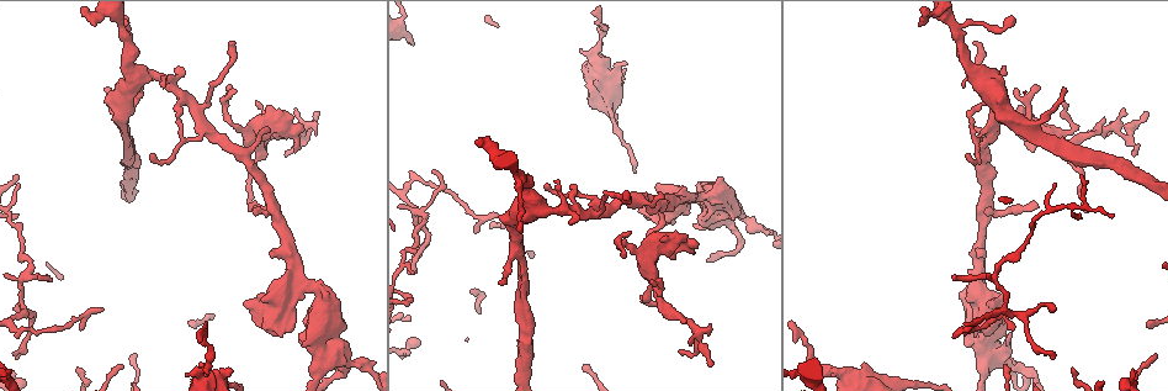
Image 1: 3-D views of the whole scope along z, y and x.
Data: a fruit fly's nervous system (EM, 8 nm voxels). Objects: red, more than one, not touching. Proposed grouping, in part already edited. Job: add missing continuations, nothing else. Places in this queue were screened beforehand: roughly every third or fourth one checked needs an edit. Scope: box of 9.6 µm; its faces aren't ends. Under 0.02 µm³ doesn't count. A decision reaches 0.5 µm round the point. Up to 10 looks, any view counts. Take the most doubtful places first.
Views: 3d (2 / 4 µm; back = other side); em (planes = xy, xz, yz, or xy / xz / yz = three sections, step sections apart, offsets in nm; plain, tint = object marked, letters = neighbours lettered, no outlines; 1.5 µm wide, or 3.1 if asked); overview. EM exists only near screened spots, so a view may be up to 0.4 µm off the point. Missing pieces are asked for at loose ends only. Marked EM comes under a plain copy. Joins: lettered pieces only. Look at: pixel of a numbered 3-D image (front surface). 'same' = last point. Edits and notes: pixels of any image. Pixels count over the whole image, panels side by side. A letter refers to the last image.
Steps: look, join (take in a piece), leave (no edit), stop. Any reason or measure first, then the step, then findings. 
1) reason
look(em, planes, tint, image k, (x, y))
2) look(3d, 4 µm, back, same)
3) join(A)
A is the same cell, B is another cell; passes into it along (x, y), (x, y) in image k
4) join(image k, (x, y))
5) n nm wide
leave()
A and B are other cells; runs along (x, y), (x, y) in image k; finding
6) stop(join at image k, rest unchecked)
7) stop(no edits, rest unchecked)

look(3d, 2 µm, image 1, (709, 323))

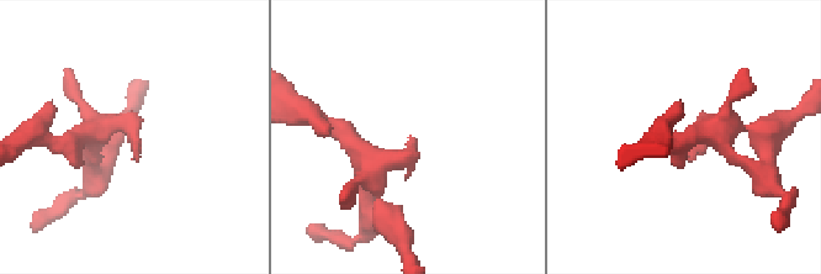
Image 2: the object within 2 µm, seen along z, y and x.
look(em, planes, letters, image 2, (137, 158))

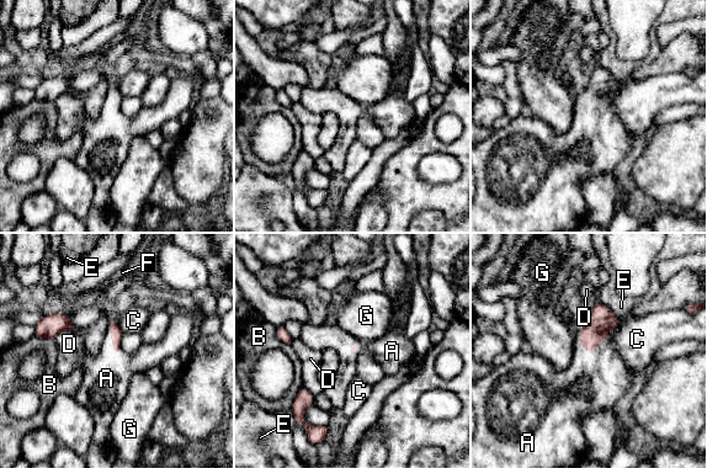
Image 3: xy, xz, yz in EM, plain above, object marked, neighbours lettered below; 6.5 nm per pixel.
D touches over 200 nm
join(image 3, (593, 382))
A is the same cell, B, C, D, E, F and G are other cells; it goes on there

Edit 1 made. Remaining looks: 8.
look(overview)

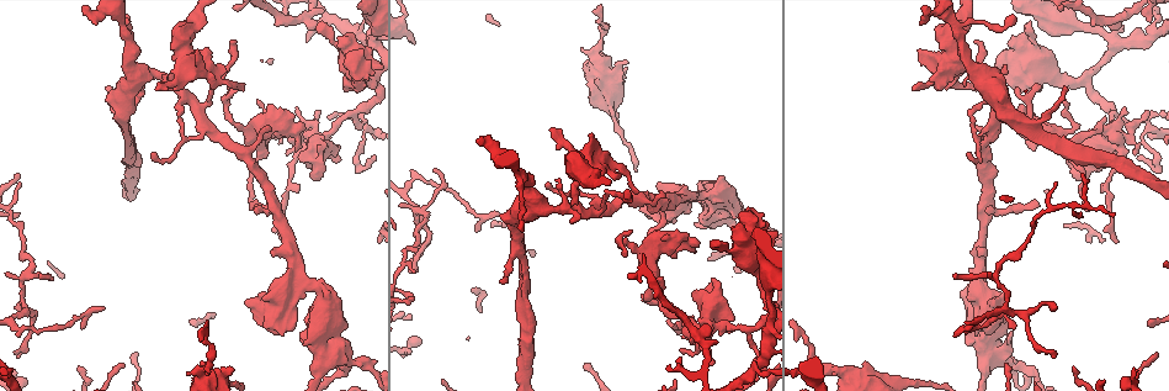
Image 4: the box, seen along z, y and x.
thin end
look(3d, 2 µm, image 4, (955, 278))

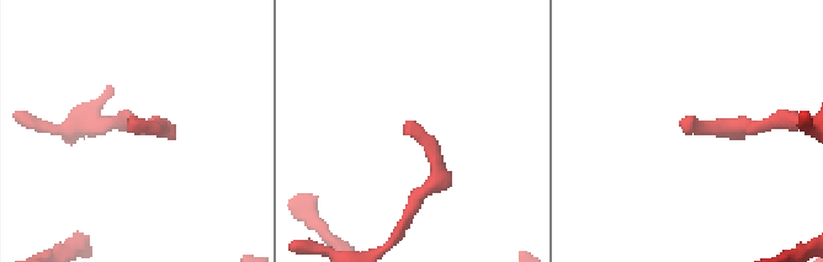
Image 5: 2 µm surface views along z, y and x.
need the tissue
look(em, planes, tint, image 5, (406, 126))

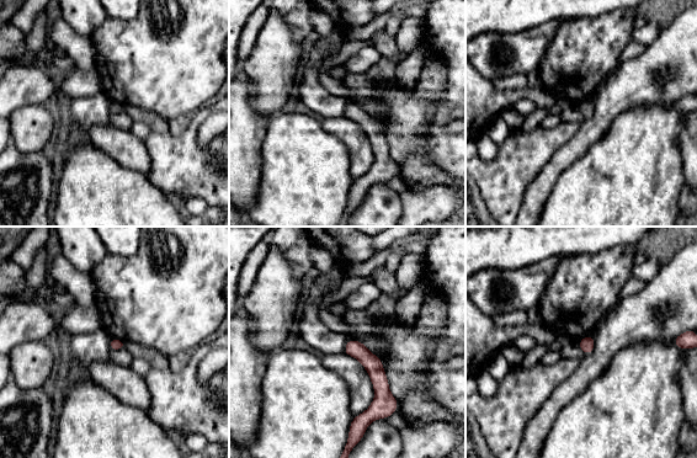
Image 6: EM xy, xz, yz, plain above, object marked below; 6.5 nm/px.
see the neighbours
look(em, planes, letters, same)

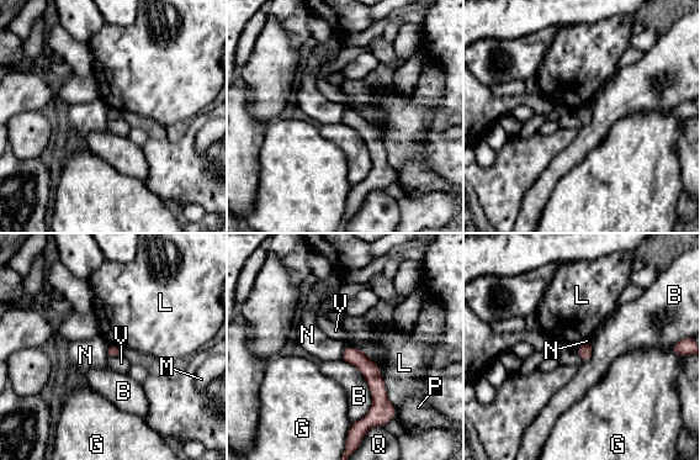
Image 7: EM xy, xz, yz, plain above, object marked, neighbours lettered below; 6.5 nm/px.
leave()
B, G, L, M, N, P, Q and V are other cells; border along (109, 344), (106, 355) in image 7; no lettered piece goes on from it

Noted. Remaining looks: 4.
thin end
look(em, 3.1 µm, xz, step 8, tint, image 4, (85, 325))

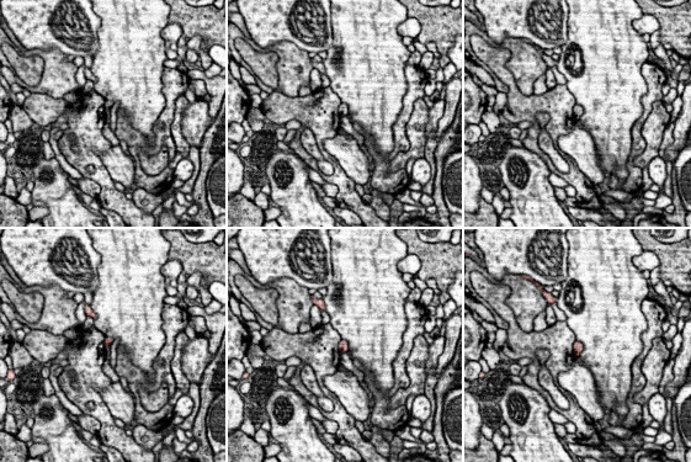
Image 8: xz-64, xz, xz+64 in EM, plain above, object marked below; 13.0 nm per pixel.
look(em, 3.1 µm, planes, letters, same)

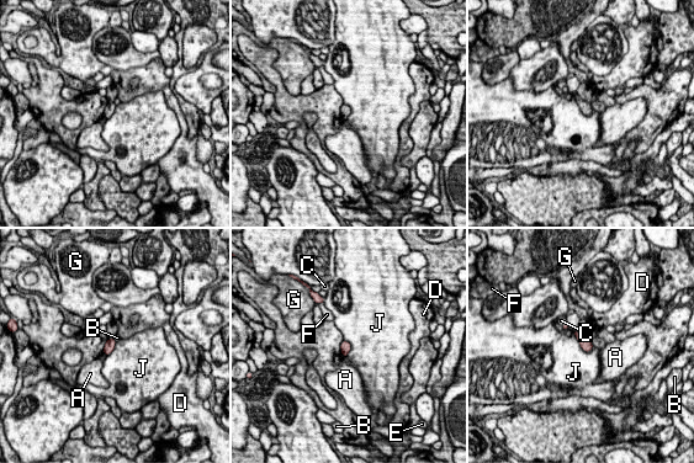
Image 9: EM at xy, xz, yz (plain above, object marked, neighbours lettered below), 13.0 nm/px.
leave()
A, B, C, D, E, F, G and J are other cells; border along (572, 331), (586, 351), (592, 350) in image 9; none of them fits

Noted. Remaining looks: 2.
stop(join at image 3, rest unchecked)

